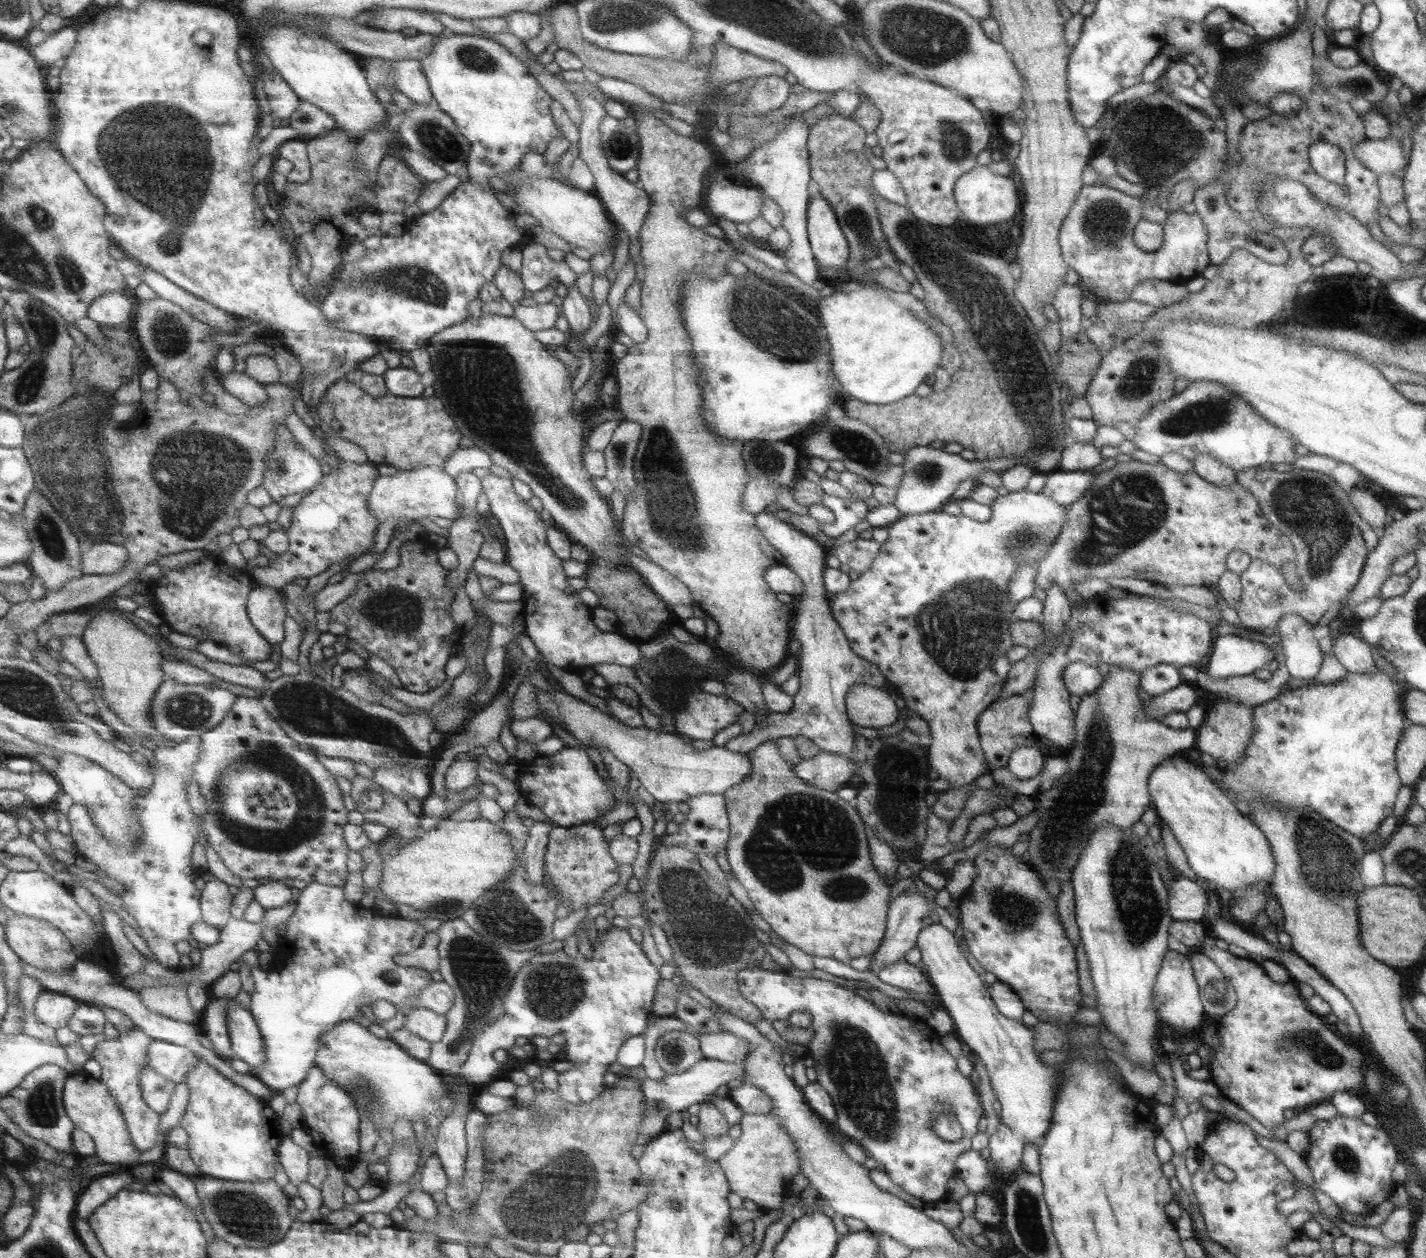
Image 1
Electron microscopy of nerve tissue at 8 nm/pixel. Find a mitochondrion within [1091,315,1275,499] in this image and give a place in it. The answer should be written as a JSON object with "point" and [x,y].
{"point":[1206,416]}

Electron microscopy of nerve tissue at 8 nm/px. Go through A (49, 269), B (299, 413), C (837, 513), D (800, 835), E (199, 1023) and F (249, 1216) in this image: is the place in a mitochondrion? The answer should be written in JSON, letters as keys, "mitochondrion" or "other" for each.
{"A":"mitochondrion","B":"other","C":"other","D":"mitochondrion","E":"other","F":"mitochondrion"}

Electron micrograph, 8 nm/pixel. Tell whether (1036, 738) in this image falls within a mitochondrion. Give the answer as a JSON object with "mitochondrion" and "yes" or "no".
{"mitochondrion":"no"}

